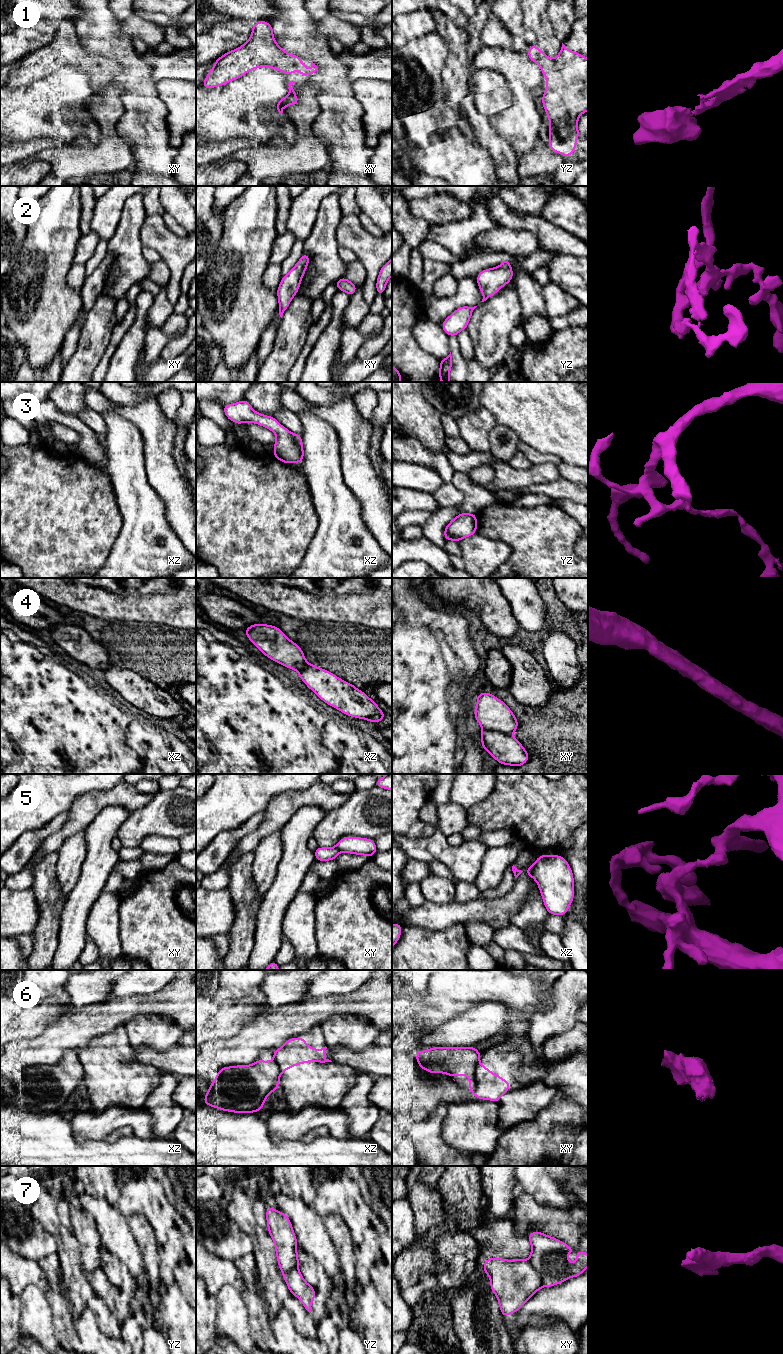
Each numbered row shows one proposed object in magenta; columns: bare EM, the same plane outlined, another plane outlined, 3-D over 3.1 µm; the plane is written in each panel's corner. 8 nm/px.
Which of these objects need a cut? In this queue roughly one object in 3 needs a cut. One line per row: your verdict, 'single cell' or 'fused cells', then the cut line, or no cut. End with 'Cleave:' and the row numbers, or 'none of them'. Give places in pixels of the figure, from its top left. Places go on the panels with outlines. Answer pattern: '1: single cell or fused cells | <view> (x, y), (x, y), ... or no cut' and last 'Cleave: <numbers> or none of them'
1: single cell | no cut
2: single cell | no cut
3: fused cells | xz (293, 434), (293, 439), (303, 457)
4: fused cells | xy (483, 728), (489, 731), (501, 731), (510, 735)
5: fused cells | xz (534, 865), (531, 876)
6: fused cells | xy (478, 1059), (475, 1065), (475, 1089), (473, 1091)
7: fused cells | xy (528, 1260), (539, 1273), (543, 1285)
Cleave: 3, 4, 5, 6, 7

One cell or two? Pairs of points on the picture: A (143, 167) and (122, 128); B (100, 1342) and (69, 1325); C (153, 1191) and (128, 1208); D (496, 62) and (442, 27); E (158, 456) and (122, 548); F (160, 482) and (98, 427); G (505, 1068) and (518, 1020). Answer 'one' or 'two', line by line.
A: one
B: one
C: one
D: two
E: two
F: two
G: one

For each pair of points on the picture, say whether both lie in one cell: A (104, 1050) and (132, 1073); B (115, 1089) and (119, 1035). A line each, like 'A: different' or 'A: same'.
A: same
B: same

